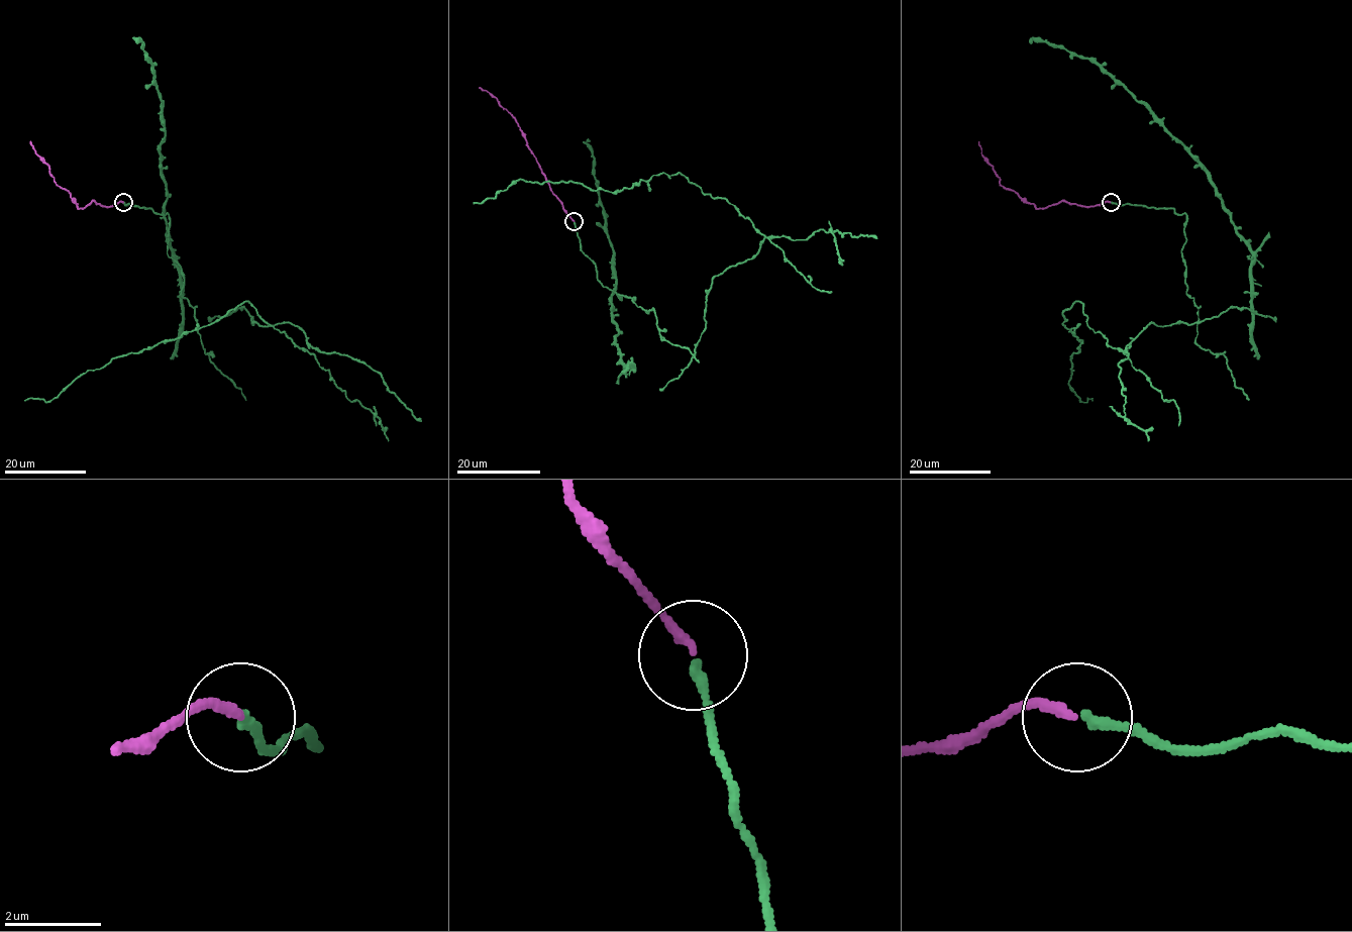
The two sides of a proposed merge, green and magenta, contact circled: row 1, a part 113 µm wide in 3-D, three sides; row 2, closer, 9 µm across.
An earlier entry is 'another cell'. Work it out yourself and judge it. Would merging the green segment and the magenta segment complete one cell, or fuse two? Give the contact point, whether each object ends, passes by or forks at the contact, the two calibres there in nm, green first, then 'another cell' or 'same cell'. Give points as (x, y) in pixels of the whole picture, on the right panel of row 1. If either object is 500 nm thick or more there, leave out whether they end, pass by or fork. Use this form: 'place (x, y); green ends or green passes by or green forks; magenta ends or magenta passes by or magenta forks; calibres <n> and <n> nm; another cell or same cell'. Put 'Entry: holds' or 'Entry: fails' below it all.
place (1111, 202); green ends; magenta ends; calibres 200 and 180 nm; same cell
Entry: fails

